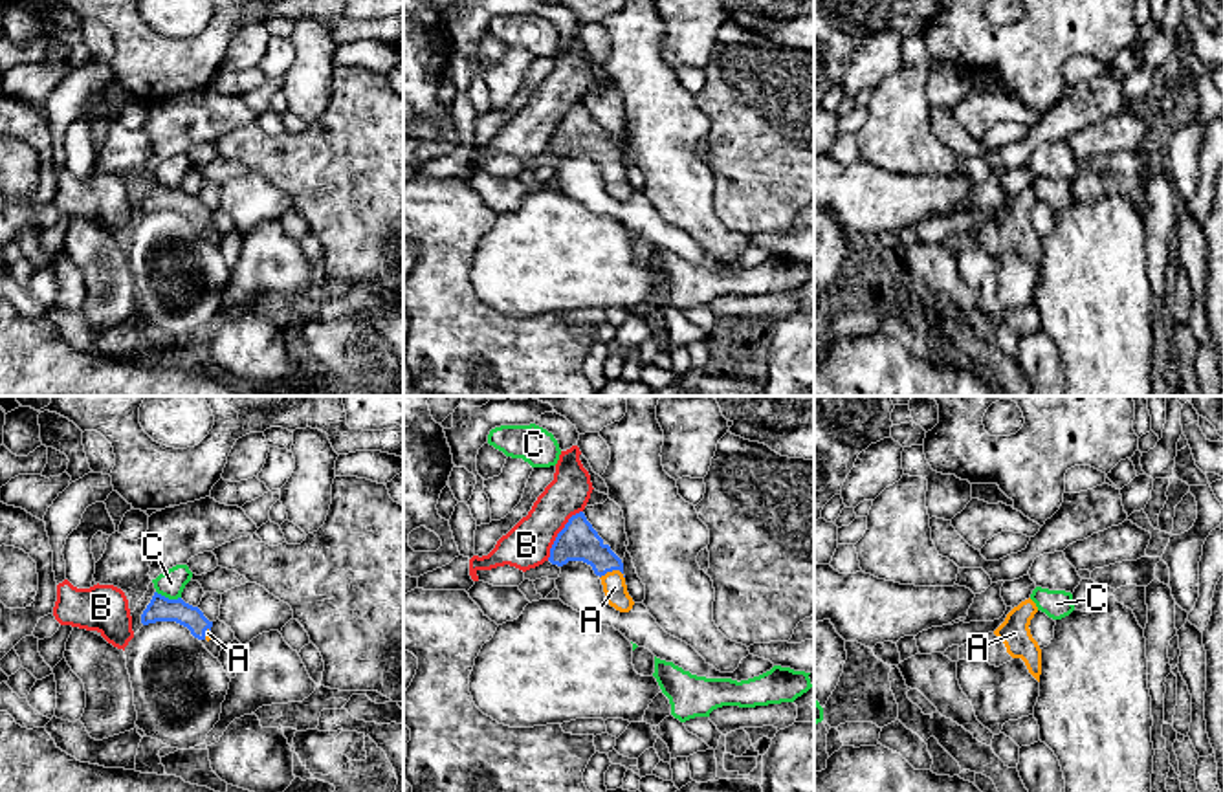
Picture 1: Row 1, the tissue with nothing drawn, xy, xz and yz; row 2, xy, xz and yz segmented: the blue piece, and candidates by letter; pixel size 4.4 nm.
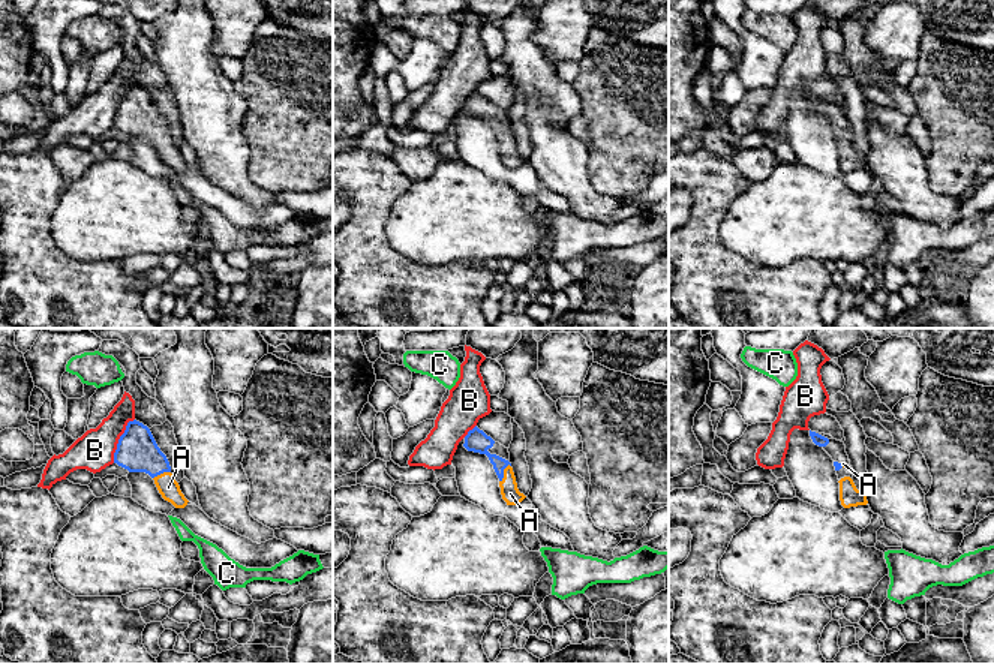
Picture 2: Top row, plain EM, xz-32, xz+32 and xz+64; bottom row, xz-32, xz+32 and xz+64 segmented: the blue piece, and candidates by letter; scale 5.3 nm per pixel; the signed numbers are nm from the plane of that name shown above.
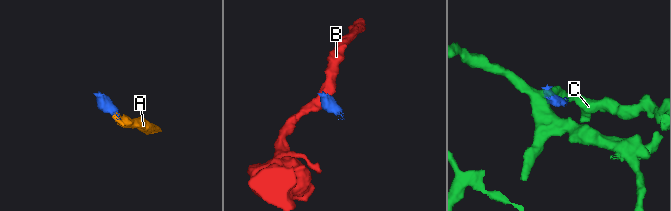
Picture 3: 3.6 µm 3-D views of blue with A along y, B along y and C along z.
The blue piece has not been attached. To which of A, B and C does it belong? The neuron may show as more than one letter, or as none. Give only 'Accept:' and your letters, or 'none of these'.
Accept: A

